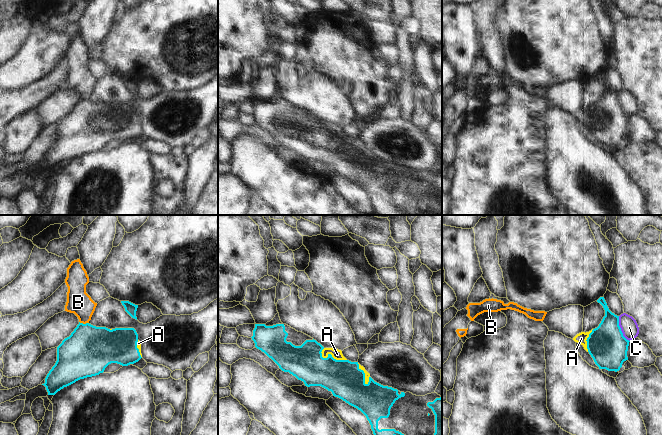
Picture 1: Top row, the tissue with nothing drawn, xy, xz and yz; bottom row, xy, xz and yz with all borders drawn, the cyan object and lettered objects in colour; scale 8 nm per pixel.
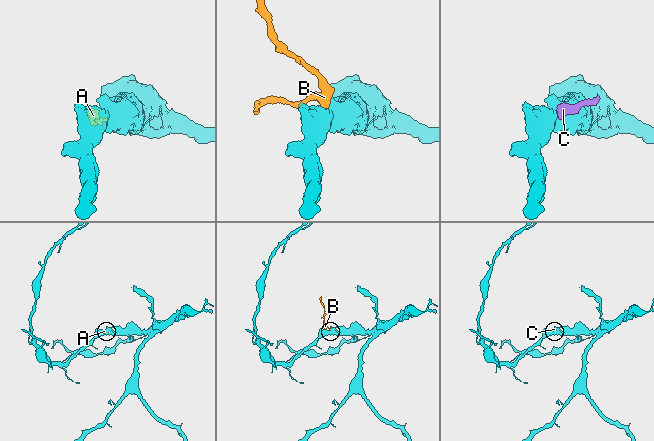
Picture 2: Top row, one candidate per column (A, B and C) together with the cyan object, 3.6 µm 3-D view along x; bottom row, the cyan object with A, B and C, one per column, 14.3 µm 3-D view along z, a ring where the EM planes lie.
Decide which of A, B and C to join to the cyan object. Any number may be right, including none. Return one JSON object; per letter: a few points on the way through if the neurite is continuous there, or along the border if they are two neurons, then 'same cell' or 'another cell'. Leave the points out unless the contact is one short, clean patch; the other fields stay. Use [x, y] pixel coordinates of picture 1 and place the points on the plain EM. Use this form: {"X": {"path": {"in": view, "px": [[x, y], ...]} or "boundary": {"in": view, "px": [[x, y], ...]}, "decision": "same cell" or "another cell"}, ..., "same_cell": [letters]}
{"A": {"decision": "same cell"}, "B": {"boundary": {"in": "xy", "px": [[79, 97], [88, 99]]}, "decision": "another cell"}, "C": {"decision": "another cell"}, "same_cell": ["A"]}

